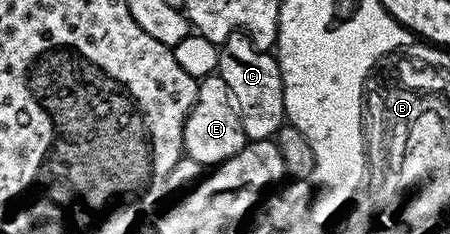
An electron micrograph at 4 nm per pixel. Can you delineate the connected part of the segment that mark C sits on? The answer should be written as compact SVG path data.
M234 33L220 44L217 71L231 89L246 140L273 139L280 127L286 126L285 90L276 58L260 51L244 33Z

